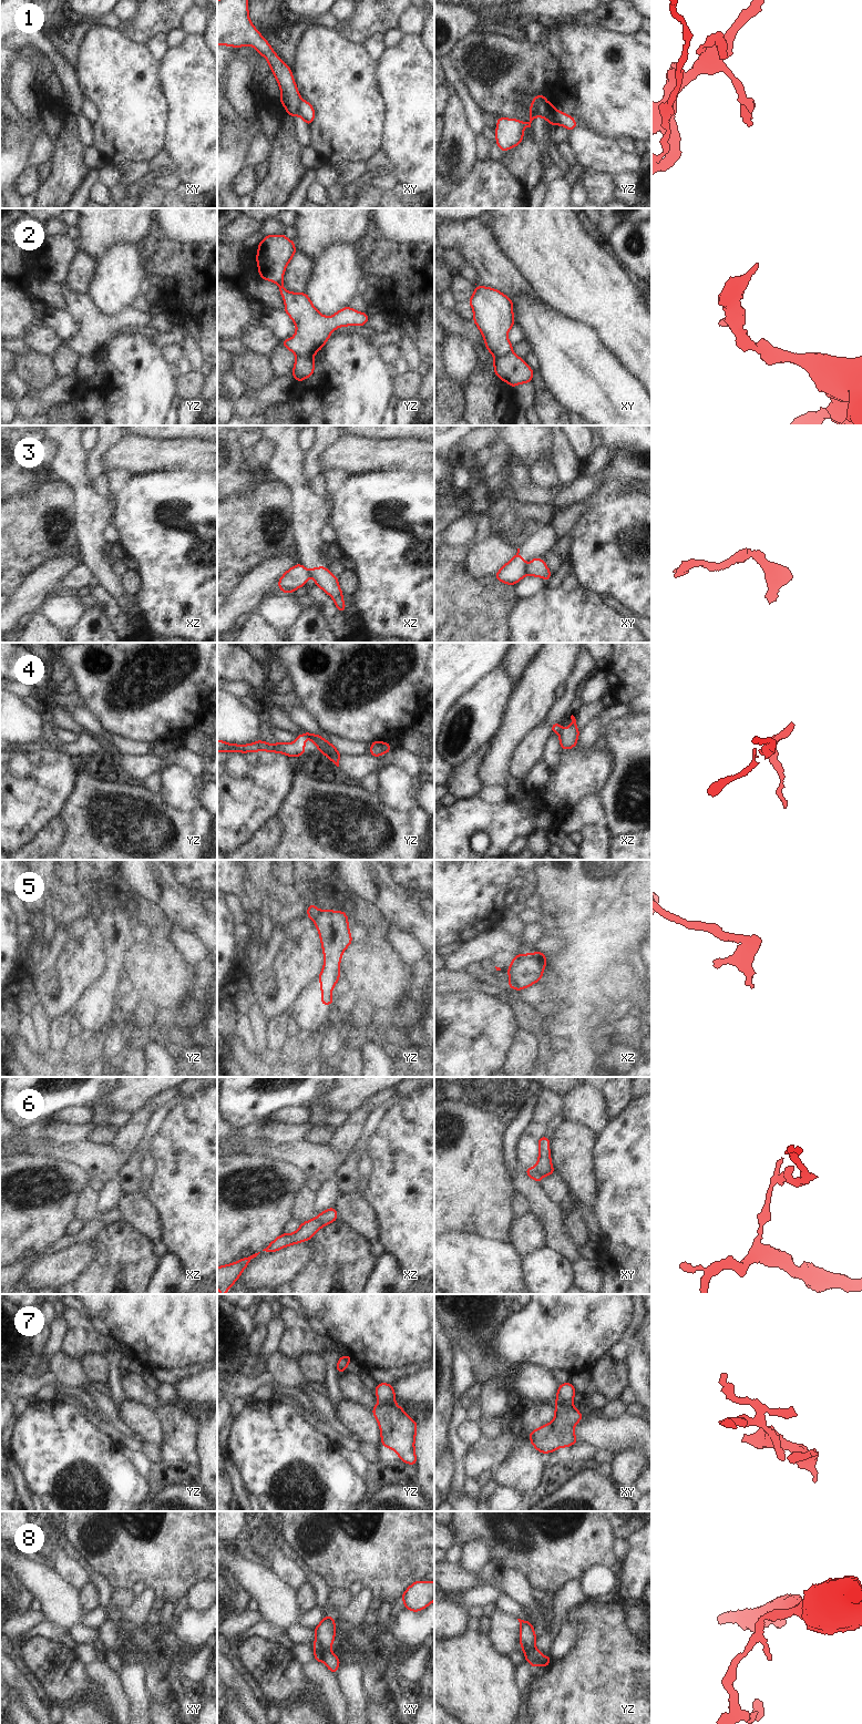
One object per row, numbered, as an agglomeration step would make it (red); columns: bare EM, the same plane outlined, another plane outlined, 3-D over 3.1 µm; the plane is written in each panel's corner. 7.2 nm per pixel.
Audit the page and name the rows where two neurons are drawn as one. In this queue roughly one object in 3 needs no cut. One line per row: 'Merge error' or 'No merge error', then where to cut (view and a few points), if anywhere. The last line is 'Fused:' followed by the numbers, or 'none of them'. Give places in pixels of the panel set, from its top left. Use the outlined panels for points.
1: Merge error. Split along xy (301, 100), (297, 114)
2: Merge error. Split along xy (511, 351), (494, 359)
3: Merge error. Split along xy (525, 566), (526, 573)
4: Merge error. Split along xz (561, 729), (558, 734)
5: Merge error. Split along yz (321, 911), (313, 919)
6: Merge error. Split along xz (316, 1218), (325, 1224)
7: Merge error. Split along yz (379, 1401), (393, 1403)
8: Merge error. Split along xy (315, 1645), (320, 1651), (321, 1660)
Fused: 1, 2, 3, 4, 5, 6, 7, 8

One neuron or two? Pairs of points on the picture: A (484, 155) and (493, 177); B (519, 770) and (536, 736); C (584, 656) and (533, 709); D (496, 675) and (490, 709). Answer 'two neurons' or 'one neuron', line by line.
A: two neurons
B: one neuron
C: two neurons
D: one neuron

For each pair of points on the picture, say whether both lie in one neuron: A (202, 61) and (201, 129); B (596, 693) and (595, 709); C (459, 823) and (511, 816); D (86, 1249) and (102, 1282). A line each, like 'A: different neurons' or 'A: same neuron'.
A: same neuron
B: different neurons
C: same neuron
D: different neurons

